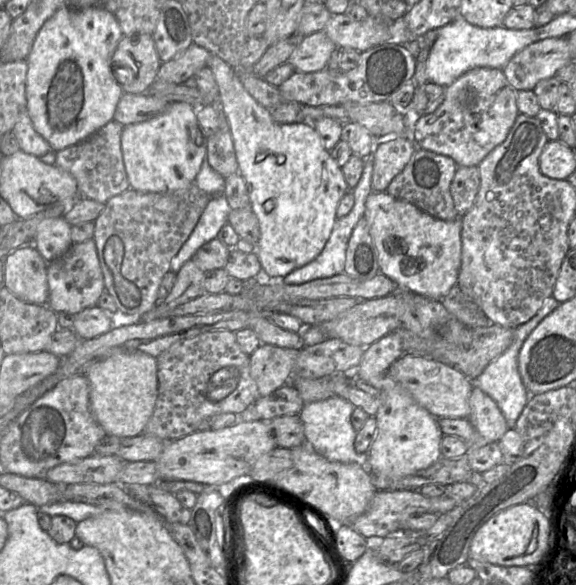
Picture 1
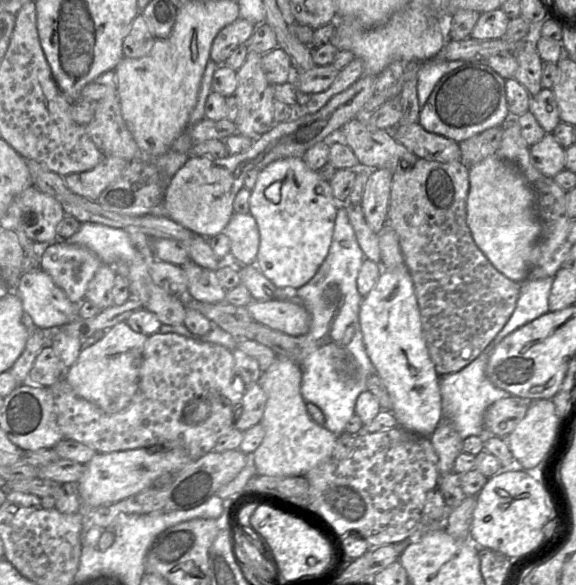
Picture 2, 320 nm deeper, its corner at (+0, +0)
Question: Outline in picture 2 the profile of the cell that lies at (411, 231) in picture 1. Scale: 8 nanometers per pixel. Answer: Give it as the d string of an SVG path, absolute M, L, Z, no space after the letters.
M302 158L279 159L263 168L249 200L250 214L255 218L260 233L256 265L261 273L285 291L297 290L308 283L328 255L339 206L341 205L334 198L329 181L310 169Z

